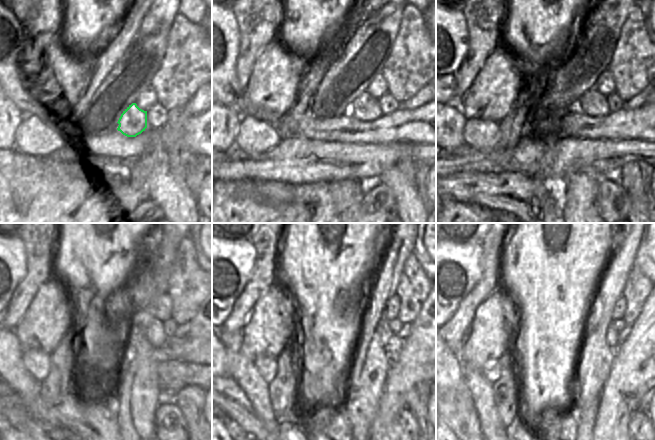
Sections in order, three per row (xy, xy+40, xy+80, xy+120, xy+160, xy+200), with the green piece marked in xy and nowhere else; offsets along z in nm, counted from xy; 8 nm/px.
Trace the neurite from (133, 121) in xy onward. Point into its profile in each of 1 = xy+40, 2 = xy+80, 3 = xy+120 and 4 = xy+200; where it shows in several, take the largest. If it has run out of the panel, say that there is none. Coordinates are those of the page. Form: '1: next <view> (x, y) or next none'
1: next xy+40 (365, 108)
2: next xy+80 (591, 103)
3: next xy+120 (154, 333)
4: next xy+200 (612, 336)

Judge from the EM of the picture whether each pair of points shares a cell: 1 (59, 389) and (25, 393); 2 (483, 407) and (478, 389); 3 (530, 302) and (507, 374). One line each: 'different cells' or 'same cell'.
1: different cells
2: same cell
3: different cells

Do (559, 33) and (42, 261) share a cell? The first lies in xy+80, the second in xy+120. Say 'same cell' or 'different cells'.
different cells

